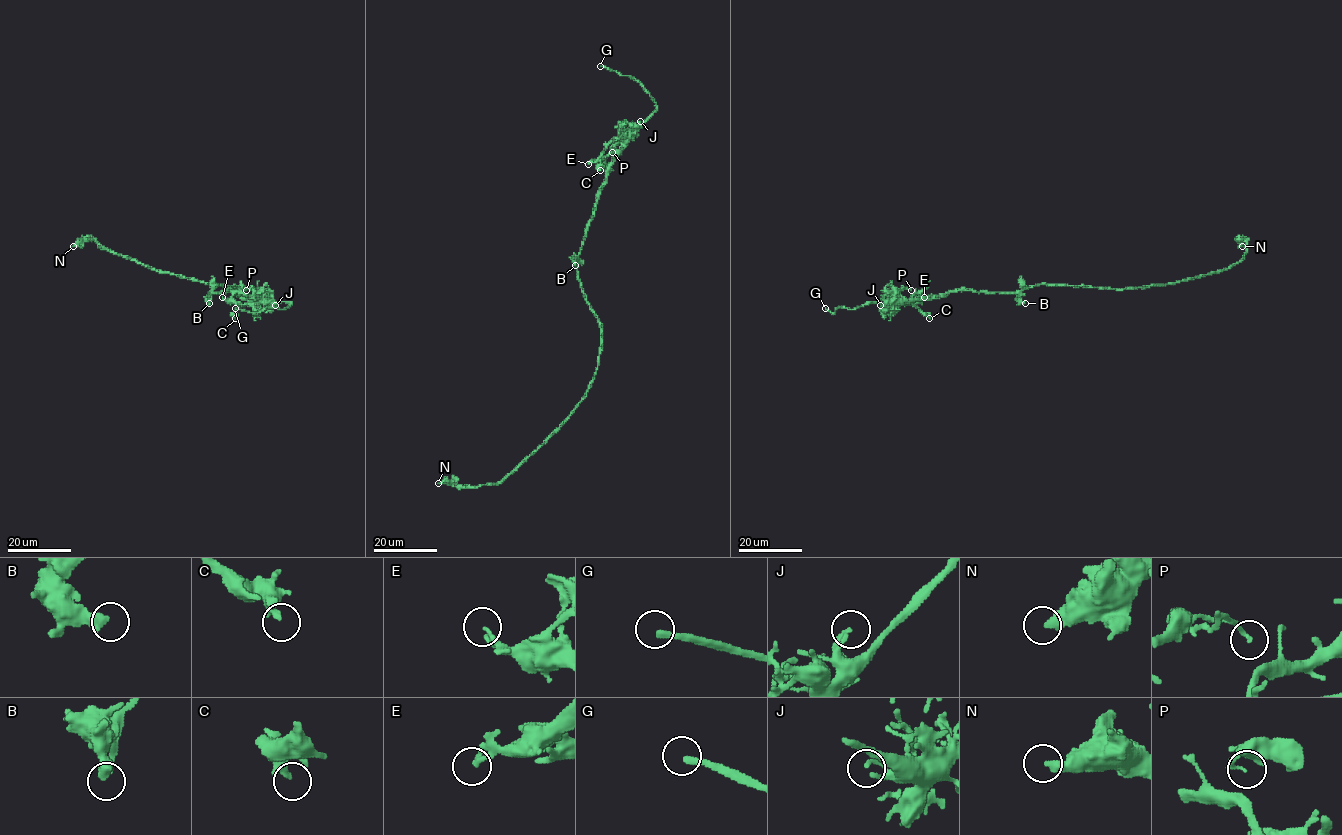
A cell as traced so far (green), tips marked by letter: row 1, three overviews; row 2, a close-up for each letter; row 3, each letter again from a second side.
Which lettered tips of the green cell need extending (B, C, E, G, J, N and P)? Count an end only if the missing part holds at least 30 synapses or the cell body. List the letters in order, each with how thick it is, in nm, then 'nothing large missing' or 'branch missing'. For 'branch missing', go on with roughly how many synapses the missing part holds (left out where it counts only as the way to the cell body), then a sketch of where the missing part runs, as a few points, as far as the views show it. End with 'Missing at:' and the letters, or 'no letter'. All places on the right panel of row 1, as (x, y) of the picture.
B: calibre 400 nm; nothing large missing
C: calibre 280 nm; nothing large missing
E: calibre 140 nm; nothing large missing
G: calibre 240 nm; branch missing; course (825, 308), (801, 303)
J: calibre 140 nm; nothing large missing
N: calibre 360 nm; nothing large missing
P: calibre 90 nm; nothing large missing
Missing at: G

